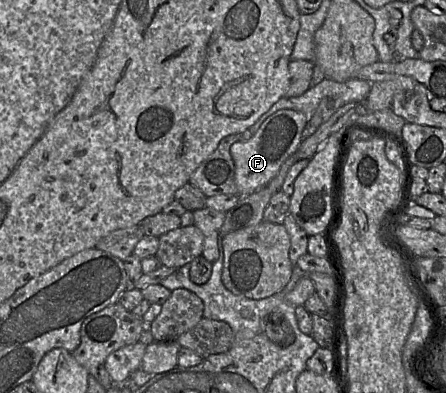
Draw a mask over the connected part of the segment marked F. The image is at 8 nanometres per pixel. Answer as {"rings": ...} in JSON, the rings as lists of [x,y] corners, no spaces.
{"rings":[[[281,109],[269,116],[249,140],[234,143],[230,147],[239,196],[247,196],[258,191],[278,174],[282,164],[298,150],[307,122],[302,112]]]}

